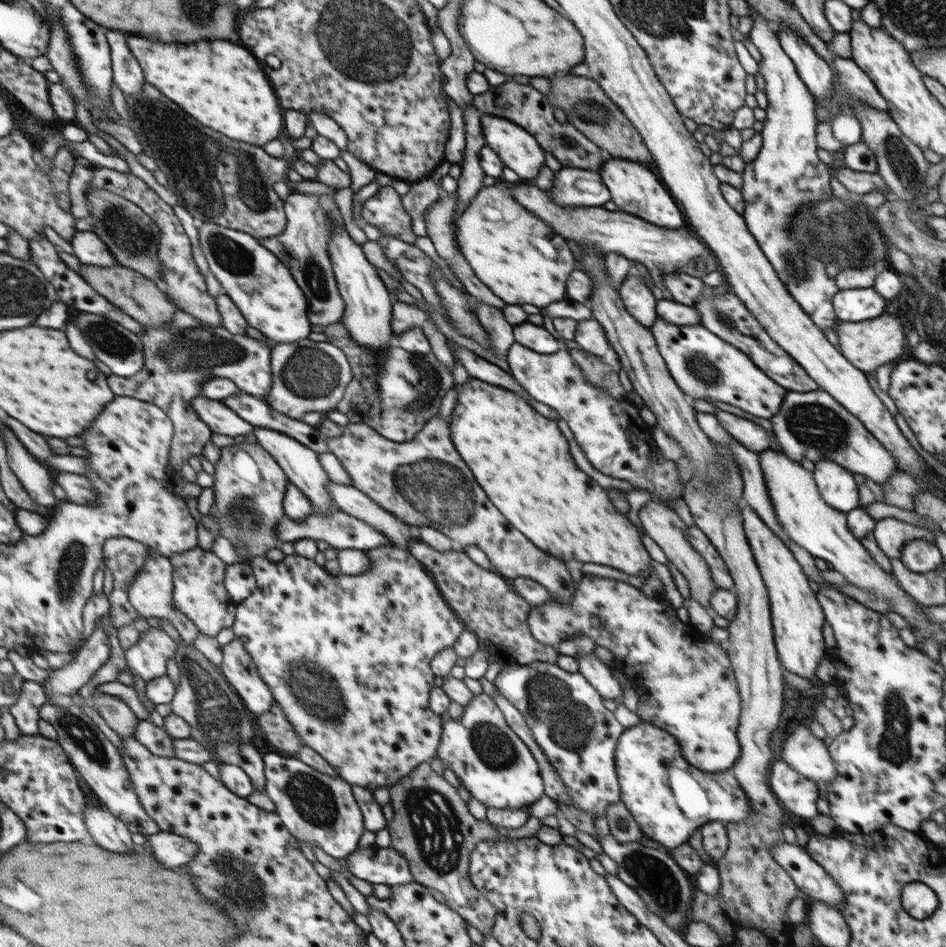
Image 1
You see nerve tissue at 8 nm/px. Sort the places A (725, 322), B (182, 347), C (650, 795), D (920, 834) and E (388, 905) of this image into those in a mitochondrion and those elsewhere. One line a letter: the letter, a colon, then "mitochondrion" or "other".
A: mitochondrion
B: mitochondrion
C: other
D: other
E: other

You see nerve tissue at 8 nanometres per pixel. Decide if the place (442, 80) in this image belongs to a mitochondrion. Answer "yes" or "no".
no

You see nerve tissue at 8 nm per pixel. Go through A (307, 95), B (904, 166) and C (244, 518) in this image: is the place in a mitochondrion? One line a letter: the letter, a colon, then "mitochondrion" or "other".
A: other
B: mitochondrion
C: mitochondrion

